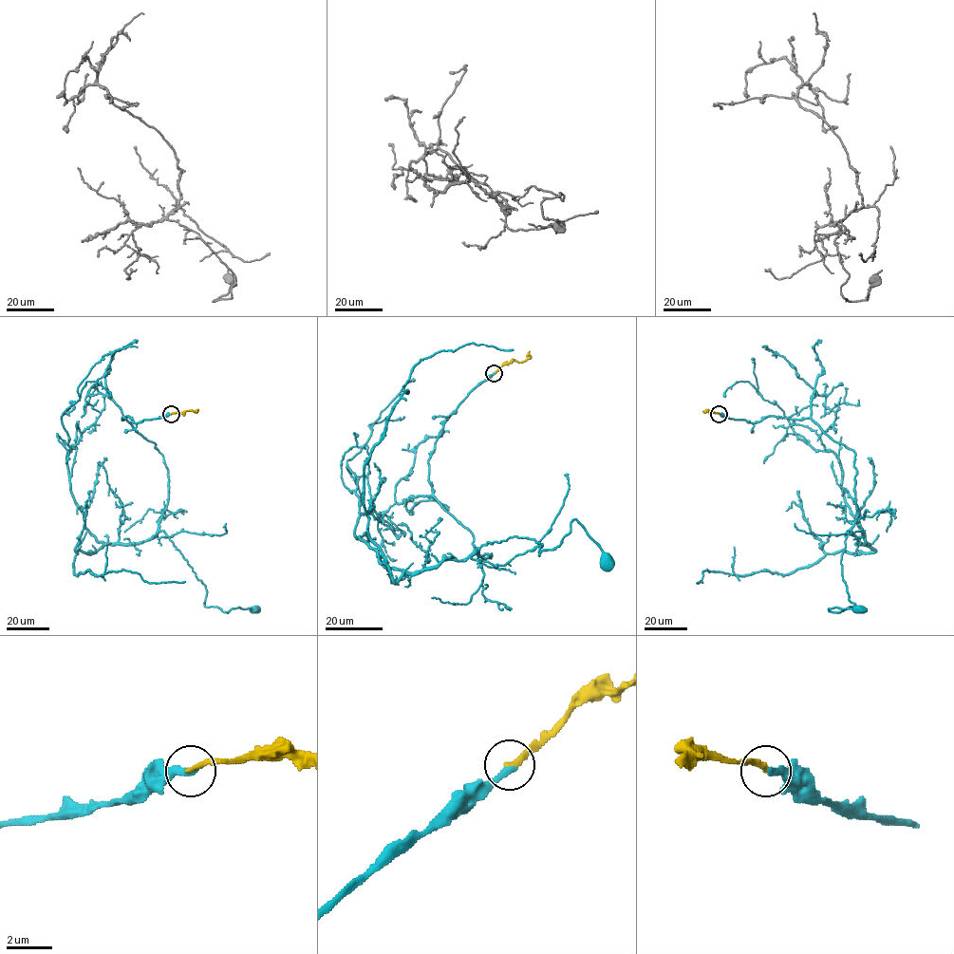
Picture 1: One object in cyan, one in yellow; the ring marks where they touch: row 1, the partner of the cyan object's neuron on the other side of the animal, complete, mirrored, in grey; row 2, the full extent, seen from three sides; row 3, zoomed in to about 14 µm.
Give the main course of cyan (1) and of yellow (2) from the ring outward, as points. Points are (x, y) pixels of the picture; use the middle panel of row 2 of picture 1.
1: (494, 373), (439, 432), (432, 496), (482, 558), (514, 536), (552, 550), (576, 519), (606, 562)
2: (494, 372), (514, 361), (524, 362), (530, 351)

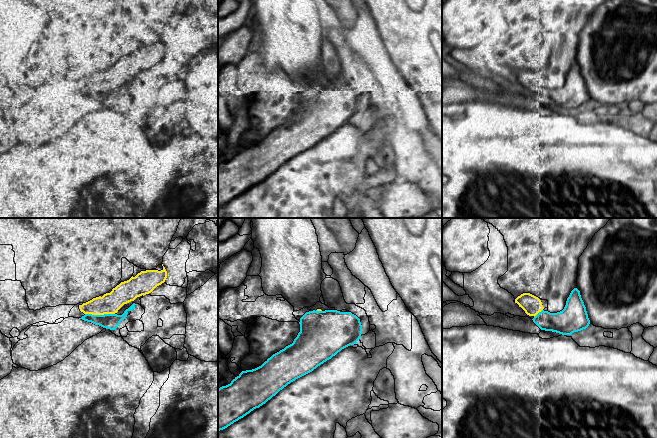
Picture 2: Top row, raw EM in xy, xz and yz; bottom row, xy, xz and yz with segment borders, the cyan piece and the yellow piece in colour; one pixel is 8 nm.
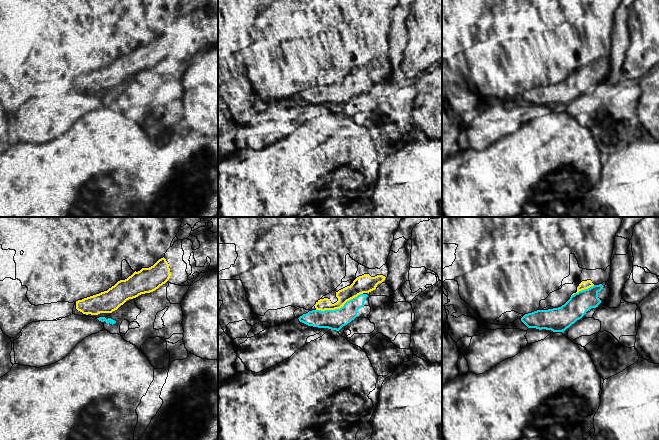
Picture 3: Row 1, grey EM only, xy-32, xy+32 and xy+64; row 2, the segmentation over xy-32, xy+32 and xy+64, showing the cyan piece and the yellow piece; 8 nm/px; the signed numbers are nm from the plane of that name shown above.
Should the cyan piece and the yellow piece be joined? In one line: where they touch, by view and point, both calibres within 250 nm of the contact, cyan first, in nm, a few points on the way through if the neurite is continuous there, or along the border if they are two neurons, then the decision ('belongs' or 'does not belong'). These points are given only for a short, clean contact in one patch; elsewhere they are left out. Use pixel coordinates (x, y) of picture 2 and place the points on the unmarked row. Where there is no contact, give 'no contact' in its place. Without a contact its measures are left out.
xy (100, 91) | 130/170 nm | belongs

